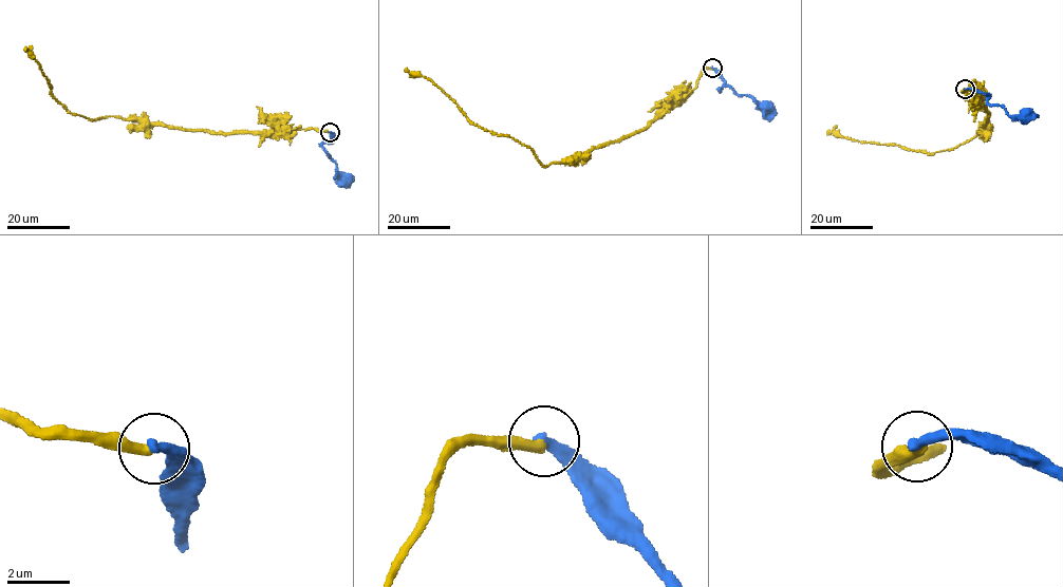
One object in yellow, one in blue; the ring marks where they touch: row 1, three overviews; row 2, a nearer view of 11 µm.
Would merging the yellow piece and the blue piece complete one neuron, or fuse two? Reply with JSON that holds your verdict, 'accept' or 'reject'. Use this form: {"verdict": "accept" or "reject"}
{"verdict": "accept"}

